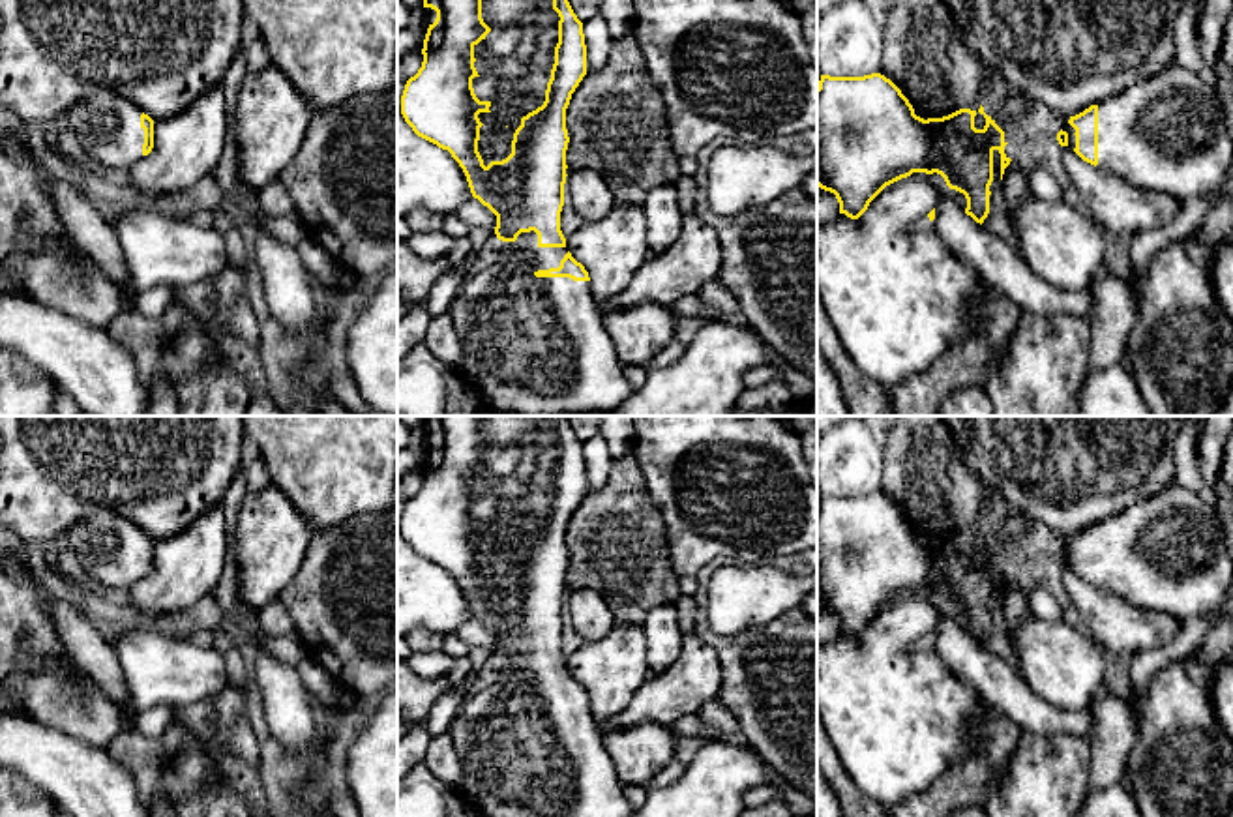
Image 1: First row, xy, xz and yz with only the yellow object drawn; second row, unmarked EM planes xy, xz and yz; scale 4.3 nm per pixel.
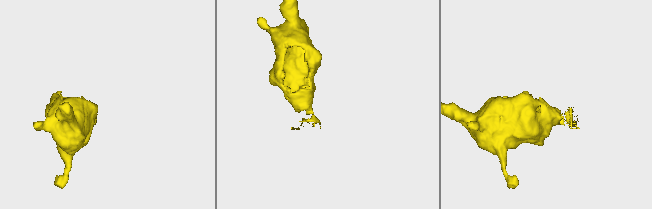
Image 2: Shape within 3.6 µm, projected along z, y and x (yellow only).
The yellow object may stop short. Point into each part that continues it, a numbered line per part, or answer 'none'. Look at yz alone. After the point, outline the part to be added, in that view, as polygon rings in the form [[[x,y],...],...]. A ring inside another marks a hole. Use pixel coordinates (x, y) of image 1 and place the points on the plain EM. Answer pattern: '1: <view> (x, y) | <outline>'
1: yz (1168, 553) | [[[1171,483],[1160,495],[1136,502],[1098,523],[1098,588],[1124,602],[1167,613],[1177,620],[1218,618],[1233,585],[1233,557],[1212,502]]]

